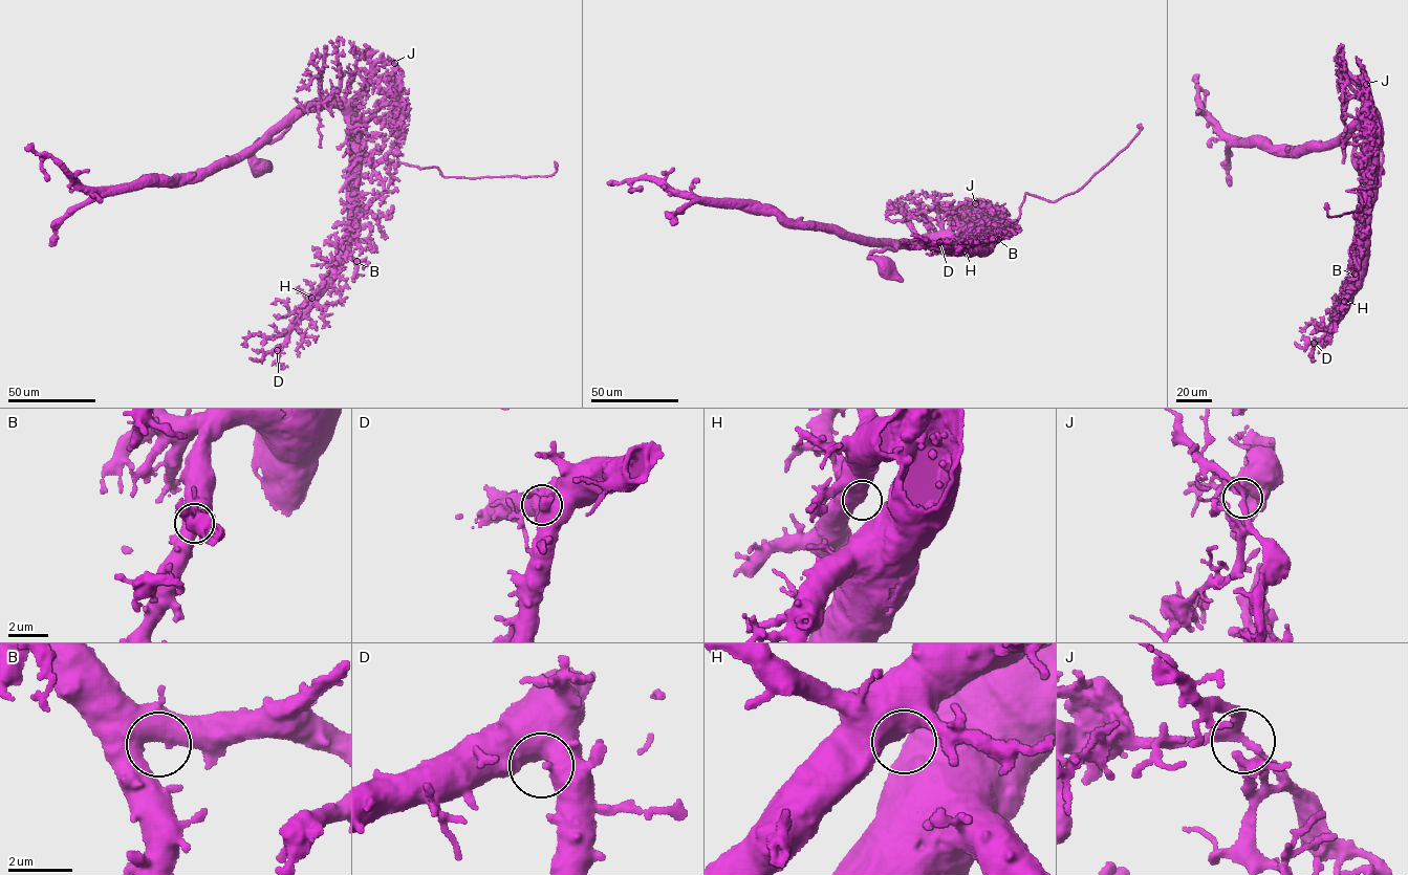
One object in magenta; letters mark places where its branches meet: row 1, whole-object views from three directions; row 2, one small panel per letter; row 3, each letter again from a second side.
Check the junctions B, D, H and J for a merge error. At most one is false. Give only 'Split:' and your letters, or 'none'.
Split: J

